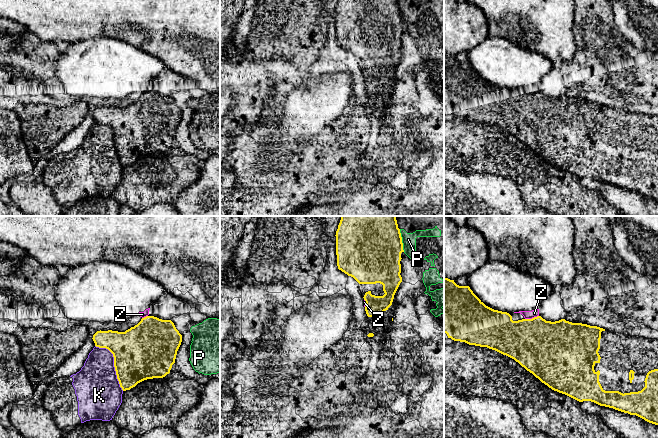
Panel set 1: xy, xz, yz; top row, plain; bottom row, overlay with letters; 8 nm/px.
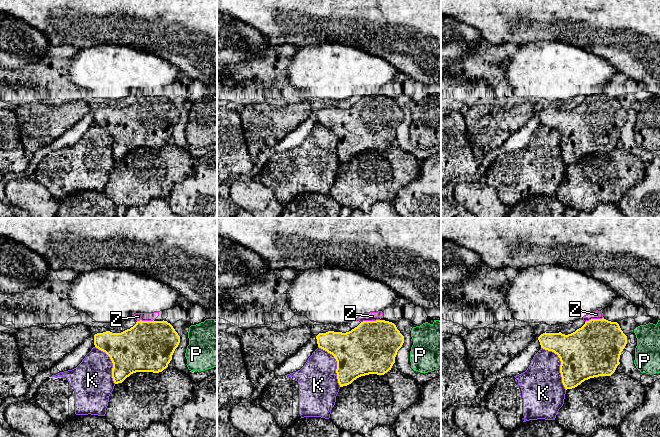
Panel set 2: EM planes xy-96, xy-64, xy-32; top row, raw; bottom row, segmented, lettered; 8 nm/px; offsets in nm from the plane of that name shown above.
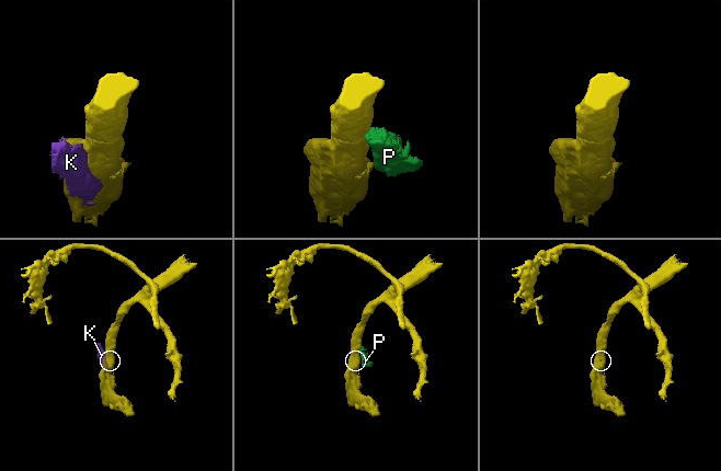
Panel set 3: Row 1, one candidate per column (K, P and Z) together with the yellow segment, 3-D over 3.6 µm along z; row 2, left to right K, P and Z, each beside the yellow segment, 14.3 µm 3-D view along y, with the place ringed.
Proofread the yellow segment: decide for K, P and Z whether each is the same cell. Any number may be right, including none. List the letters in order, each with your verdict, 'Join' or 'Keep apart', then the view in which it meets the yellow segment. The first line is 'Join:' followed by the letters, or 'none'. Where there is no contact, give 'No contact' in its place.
Join: none
K: Keep apart. Touches yellow in xy
P: Keep apart. Touches yellow in xz
Z: Keep apart. Touches yellow in yz

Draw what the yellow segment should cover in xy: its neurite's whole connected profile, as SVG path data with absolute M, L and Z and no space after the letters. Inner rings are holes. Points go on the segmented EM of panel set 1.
M146 316L125 332L100 330L92 339L96 347L106 348L113 354L117 379L122 390L126 391L144 380L163 378L169 374L175 363L182 335L171 320Z

